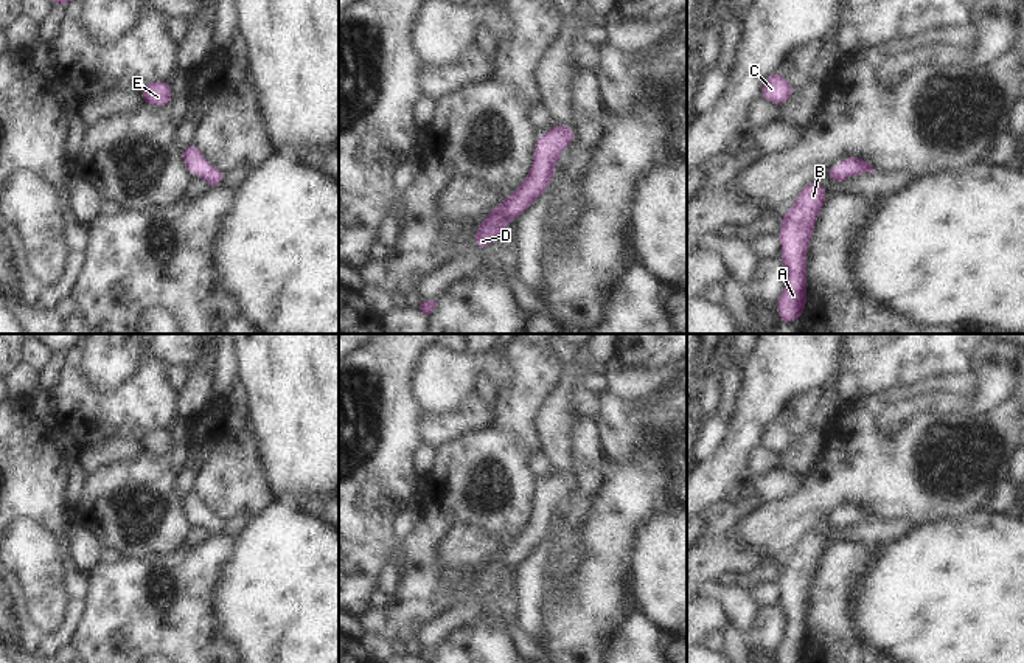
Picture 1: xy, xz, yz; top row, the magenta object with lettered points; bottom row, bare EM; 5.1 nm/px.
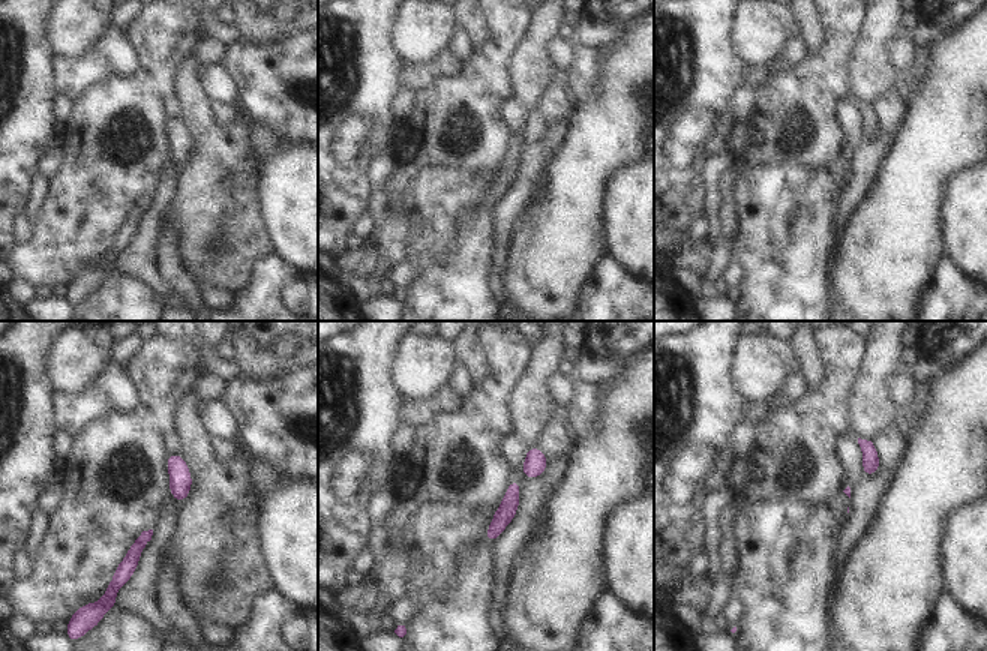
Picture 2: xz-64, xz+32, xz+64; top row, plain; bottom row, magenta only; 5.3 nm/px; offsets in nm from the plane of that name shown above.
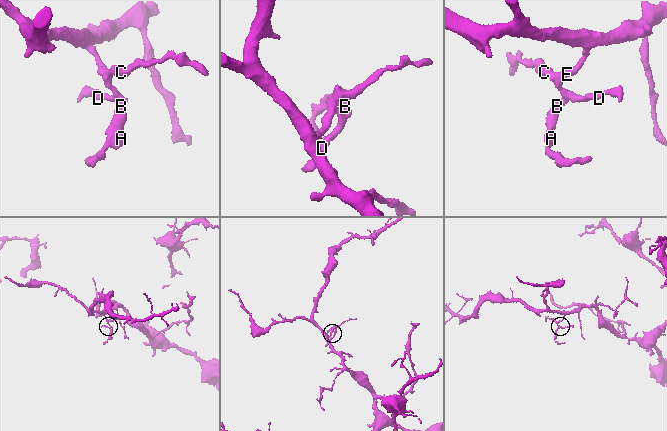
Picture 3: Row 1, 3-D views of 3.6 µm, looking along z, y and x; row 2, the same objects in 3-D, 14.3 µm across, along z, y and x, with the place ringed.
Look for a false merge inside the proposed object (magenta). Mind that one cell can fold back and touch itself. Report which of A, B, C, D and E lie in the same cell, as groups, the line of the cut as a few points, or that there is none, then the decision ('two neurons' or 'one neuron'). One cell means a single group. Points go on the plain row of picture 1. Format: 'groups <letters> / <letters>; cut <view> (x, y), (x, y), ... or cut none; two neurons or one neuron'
groups A B C D E; cut none; one neuron

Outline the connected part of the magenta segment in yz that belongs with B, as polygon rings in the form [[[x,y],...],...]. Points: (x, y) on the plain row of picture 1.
[[[811,529],[797,543],[796,551],[782,565],[777,581],[782,592],[782,610],[788,626],[775,654],[778,663],[802,663],[806,654],[806,598],[816,574],[816,565],[827,548],[819,529]]]

